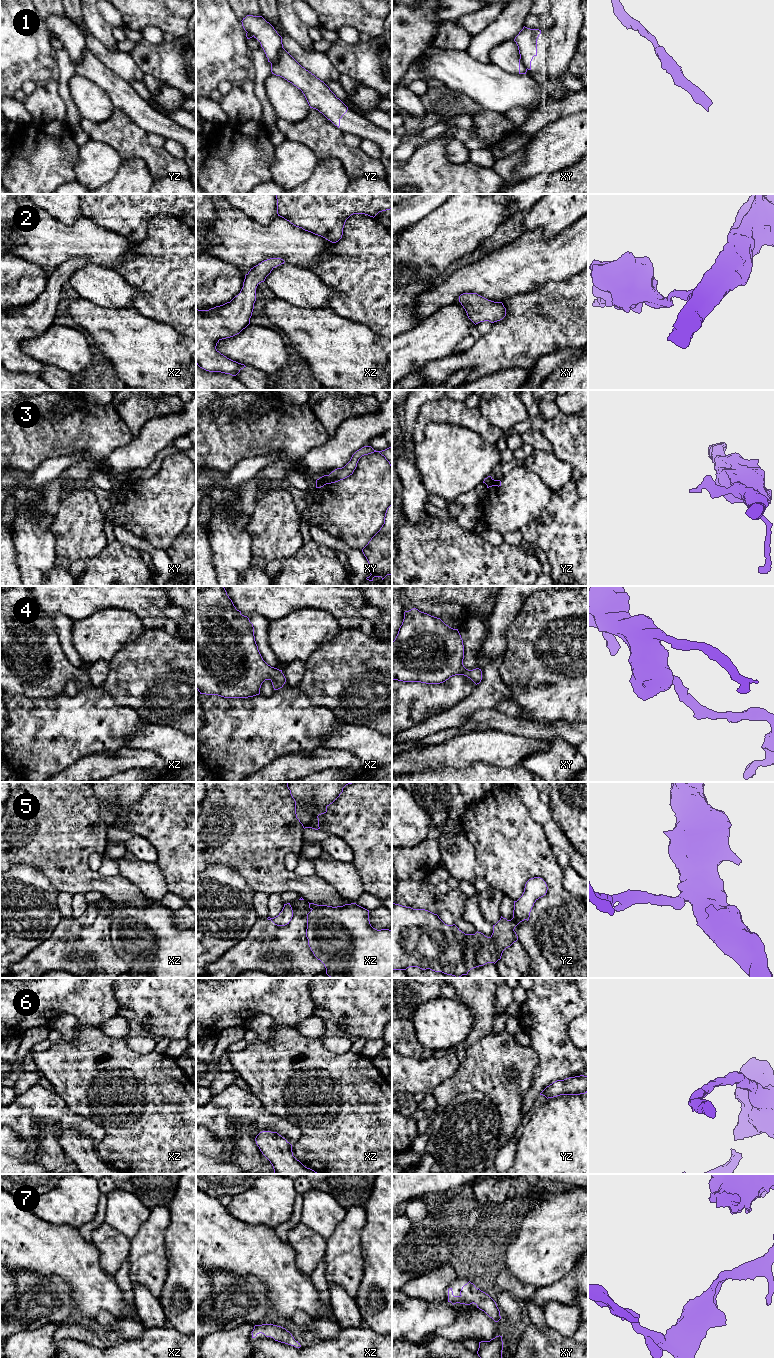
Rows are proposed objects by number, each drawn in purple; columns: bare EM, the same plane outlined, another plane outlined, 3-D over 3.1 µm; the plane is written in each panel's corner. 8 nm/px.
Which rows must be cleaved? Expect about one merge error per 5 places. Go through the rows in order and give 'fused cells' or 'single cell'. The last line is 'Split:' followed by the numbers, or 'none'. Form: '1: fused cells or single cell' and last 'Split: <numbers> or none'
1: fused cells
2: single cell
3: fused cells
4: single cell
5: single cell
6: single cell
7: single cell
Split: 1, 3

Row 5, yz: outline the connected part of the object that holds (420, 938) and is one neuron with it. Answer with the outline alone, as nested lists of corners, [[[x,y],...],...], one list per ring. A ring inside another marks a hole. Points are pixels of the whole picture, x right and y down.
[[[540,877],[529,879],[522,896],[514,901],[513,918],[507,920],[501,916],[493,925],[490,937],[481,932],[465,934],[455,924],[445,924],[437,914],[425,909],[413,909],[392,903],[392,971],[418,967],[430,969],[460,978],[476,967],[487,963],[496,963],[503,951],[518,940],[515,927],[524,920],[529,920],[534,903],[548,890],[546,882]]]

